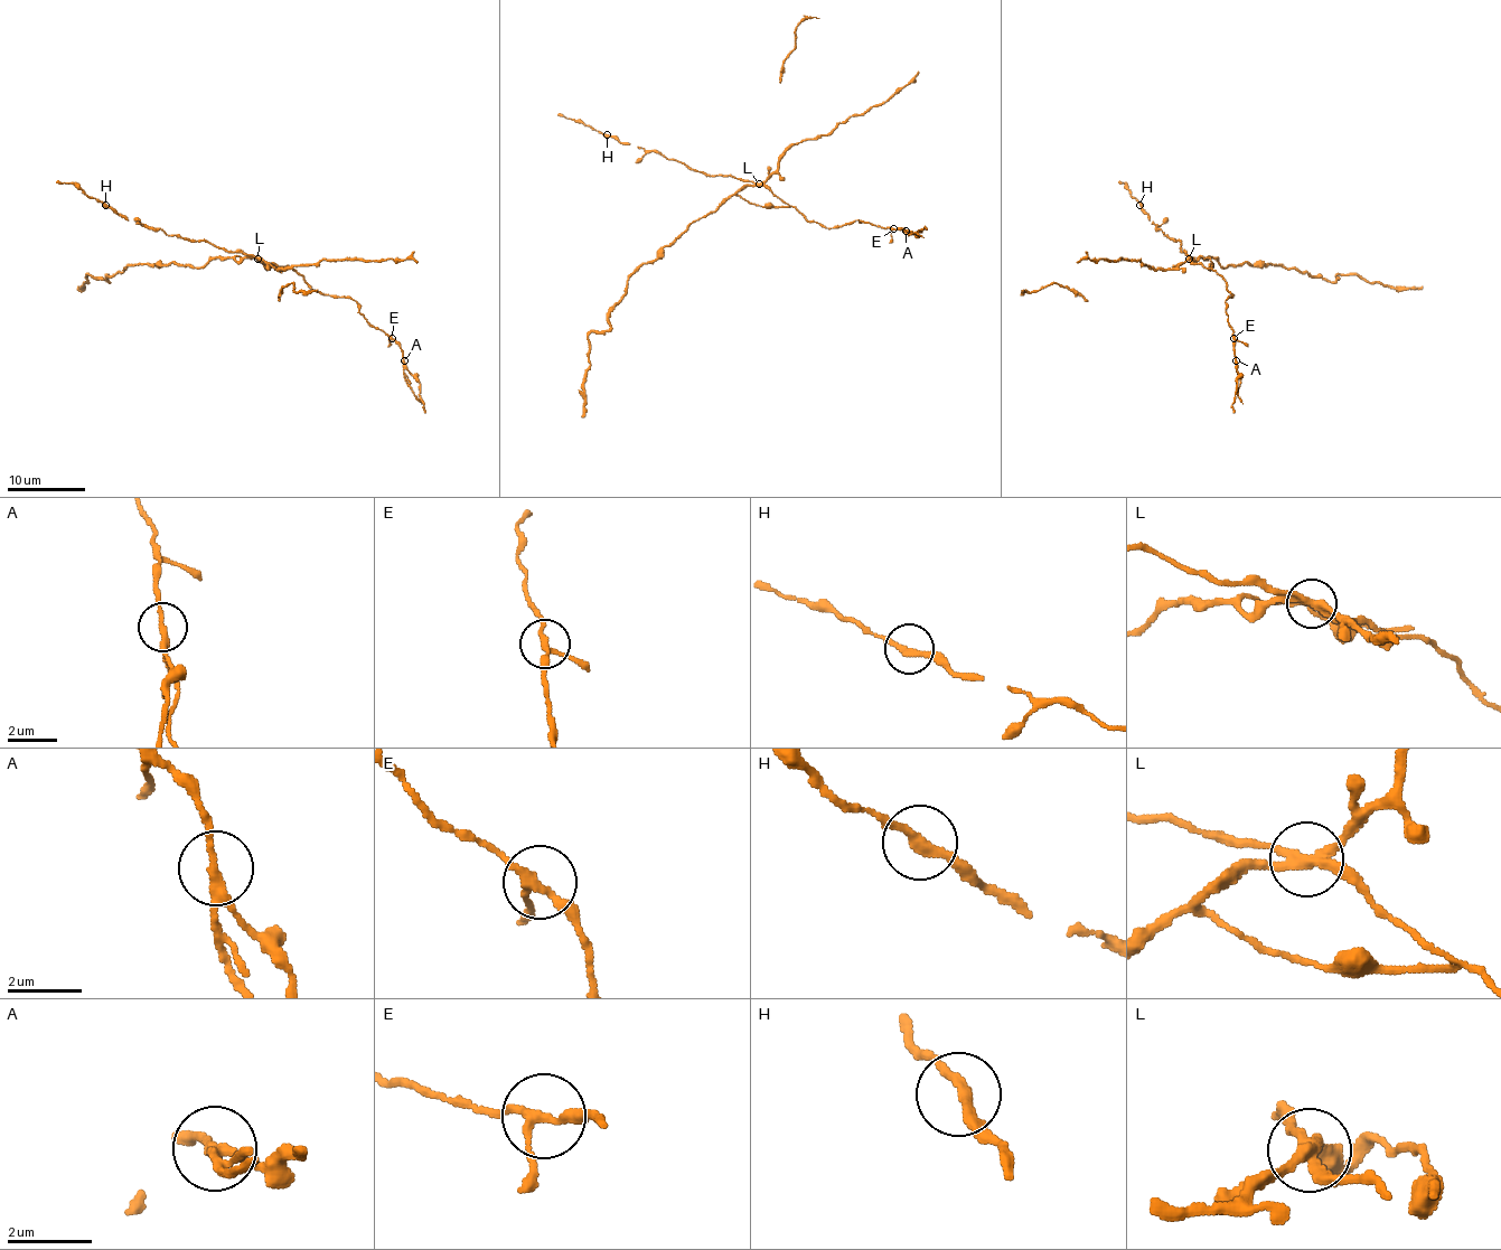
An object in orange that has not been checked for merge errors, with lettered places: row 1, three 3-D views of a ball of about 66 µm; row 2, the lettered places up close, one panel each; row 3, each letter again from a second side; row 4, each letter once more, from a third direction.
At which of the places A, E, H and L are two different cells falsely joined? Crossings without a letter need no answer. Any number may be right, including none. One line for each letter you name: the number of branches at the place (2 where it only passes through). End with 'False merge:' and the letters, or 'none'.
A: branches 3
L: branches 4
False merge: A, L

